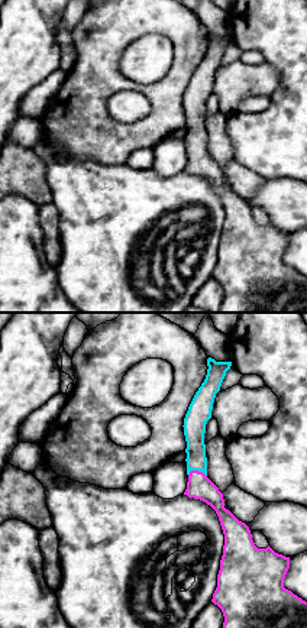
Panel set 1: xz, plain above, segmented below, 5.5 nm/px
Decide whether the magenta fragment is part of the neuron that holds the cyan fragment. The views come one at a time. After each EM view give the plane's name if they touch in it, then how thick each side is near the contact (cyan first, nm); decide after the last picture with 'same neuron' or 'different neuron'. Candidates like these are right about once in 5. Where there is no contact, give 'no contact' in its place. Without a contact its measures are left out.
contact in xz; calibres 130 and 140 nm

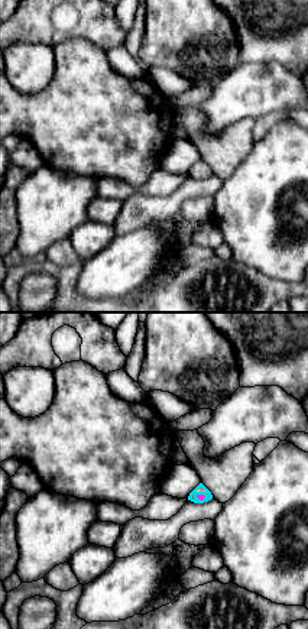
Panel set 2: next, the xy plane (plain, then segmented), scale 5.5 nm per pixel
contact in xy; calibres 60 and 30 nm

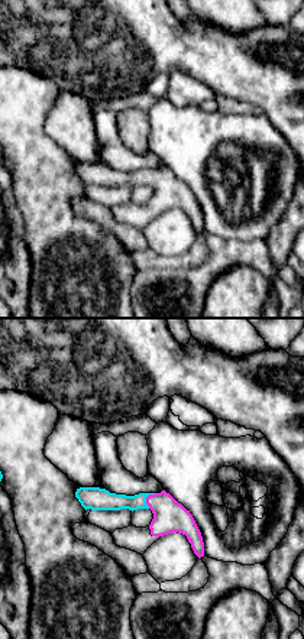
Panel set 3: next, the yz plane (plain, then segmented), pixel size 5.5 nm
contact in yz; calibres 130 and 180 nm

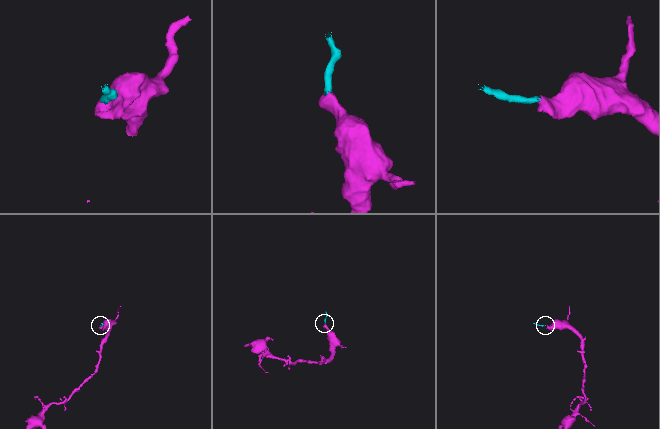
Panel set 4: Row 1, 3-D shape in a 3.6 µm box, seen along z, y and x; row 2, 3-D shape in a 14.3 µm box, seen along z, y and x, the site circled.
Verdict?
same neuron

